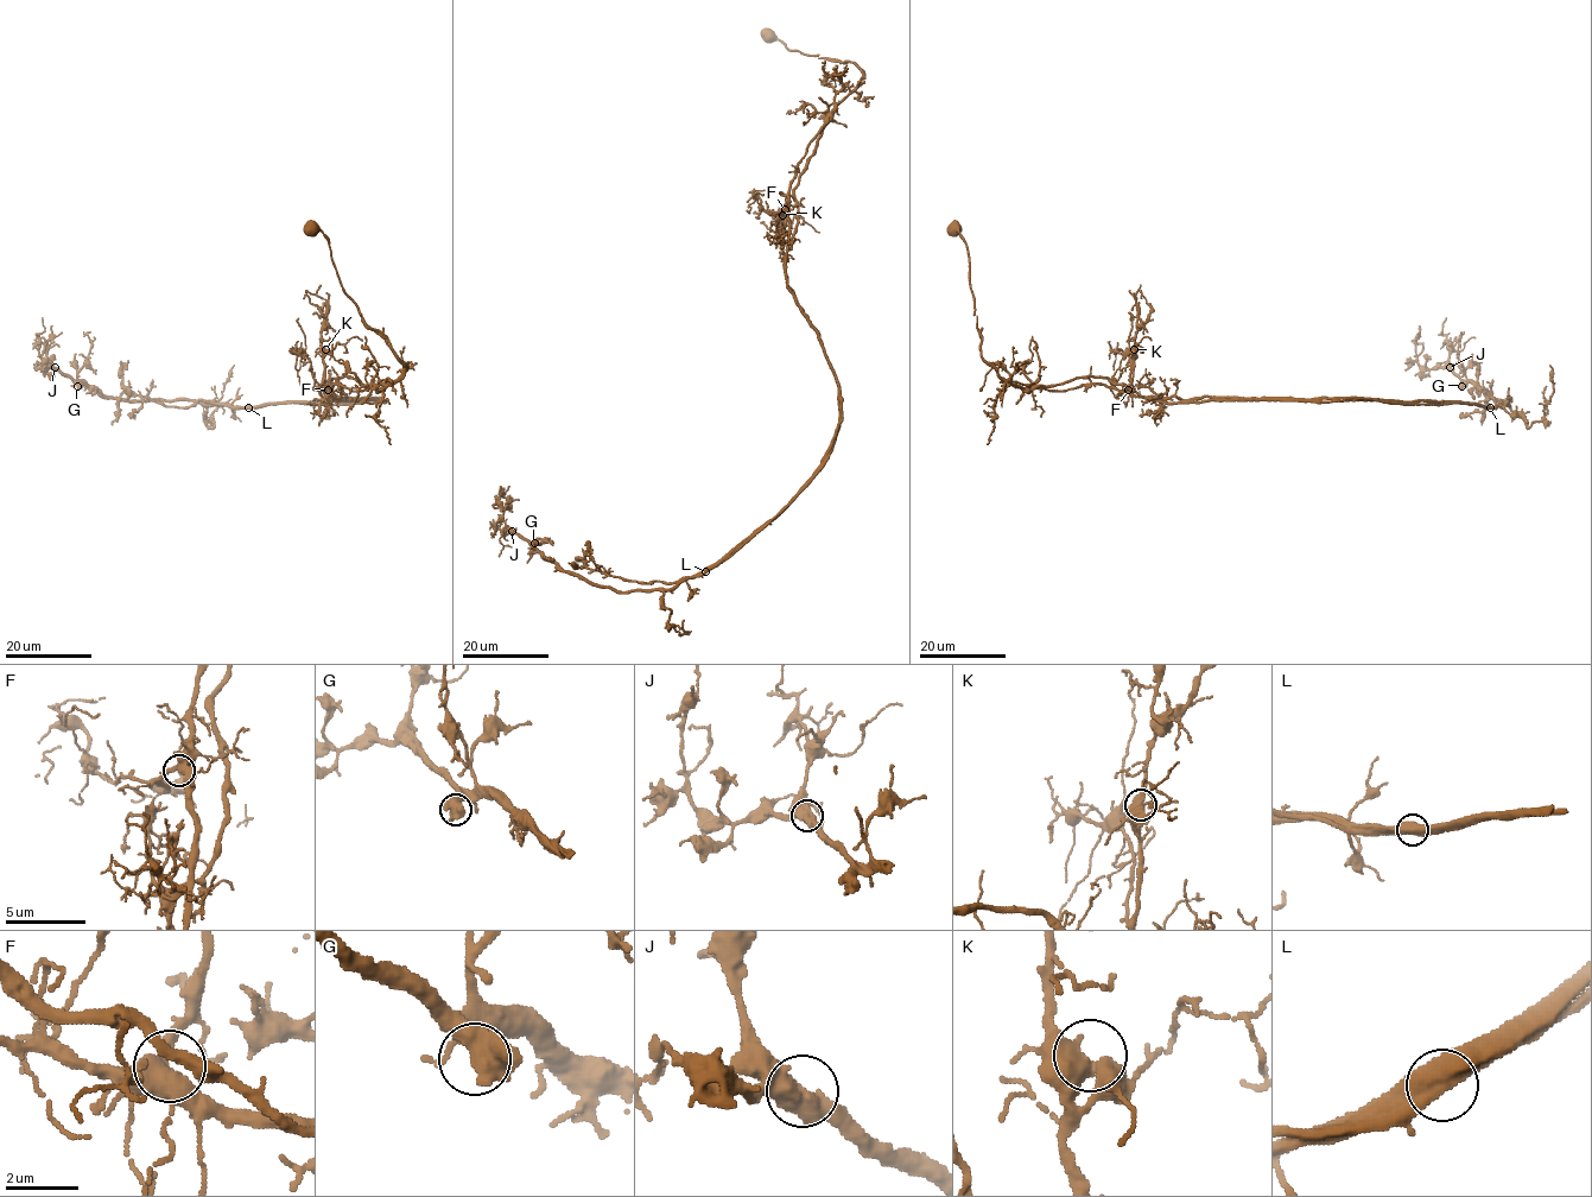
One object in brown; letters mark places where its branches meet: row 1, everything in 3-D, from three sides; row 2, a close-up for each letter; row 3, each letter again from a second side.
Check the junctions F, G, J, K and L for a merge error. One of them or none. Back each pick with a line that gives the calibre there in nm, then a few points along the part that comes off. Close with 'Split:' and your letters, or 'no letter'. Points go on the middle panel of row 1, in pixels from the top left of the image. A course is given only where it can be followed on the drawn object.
L: calibre 600 nm; course (705, 571), (810, 481), (838, 430), (838, 384), (782, 244), (799, 175), (864, 75), (762, 31)
Split: L

